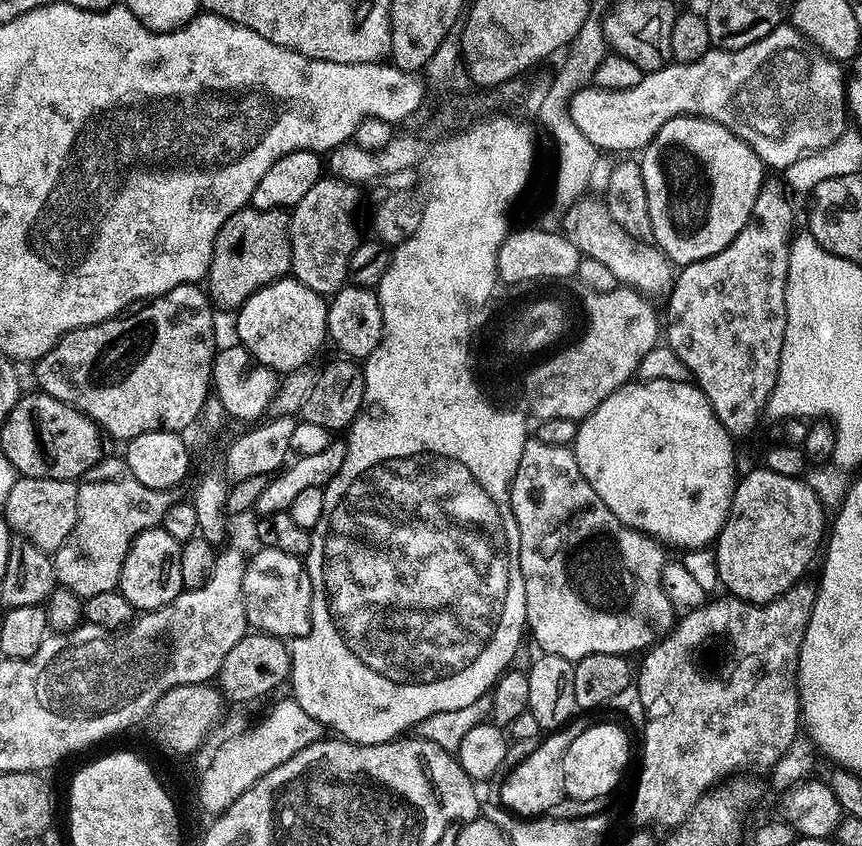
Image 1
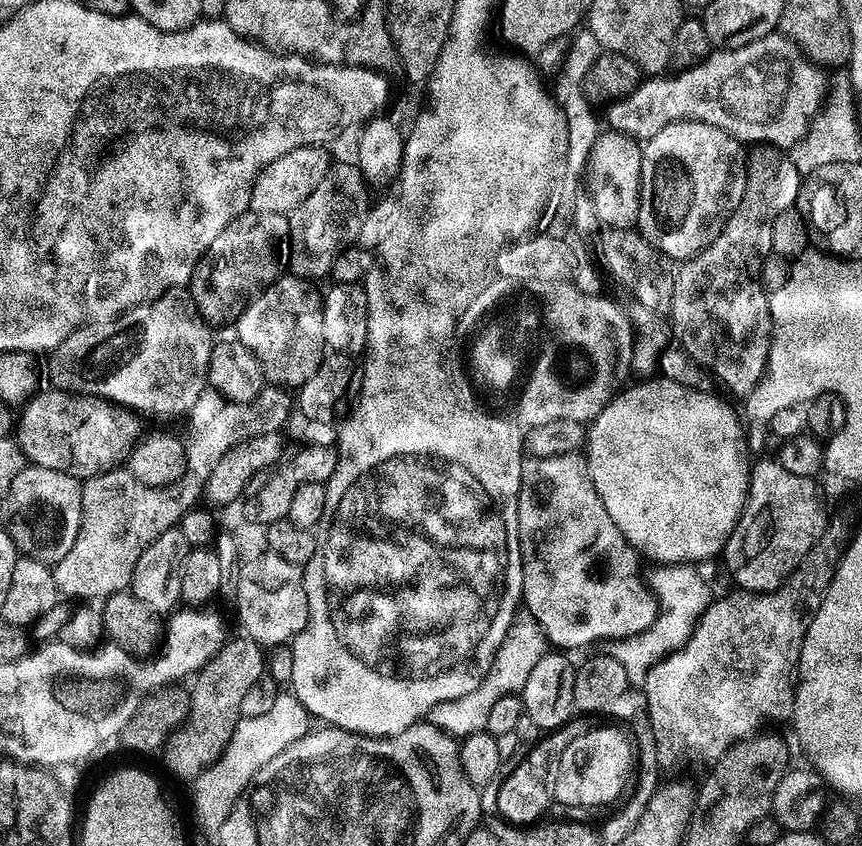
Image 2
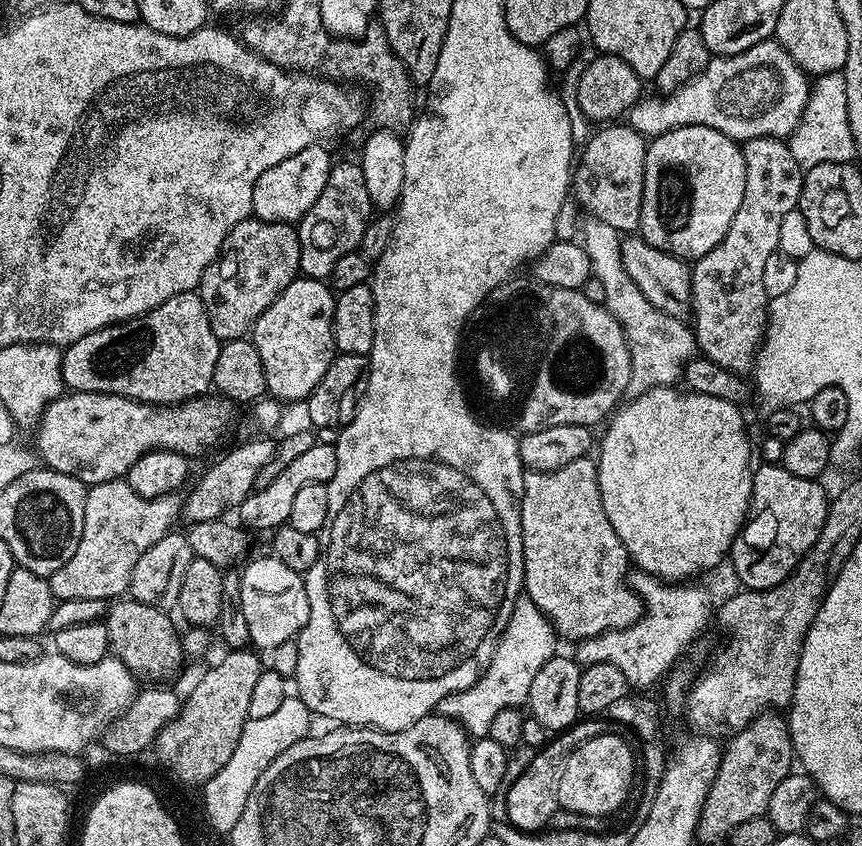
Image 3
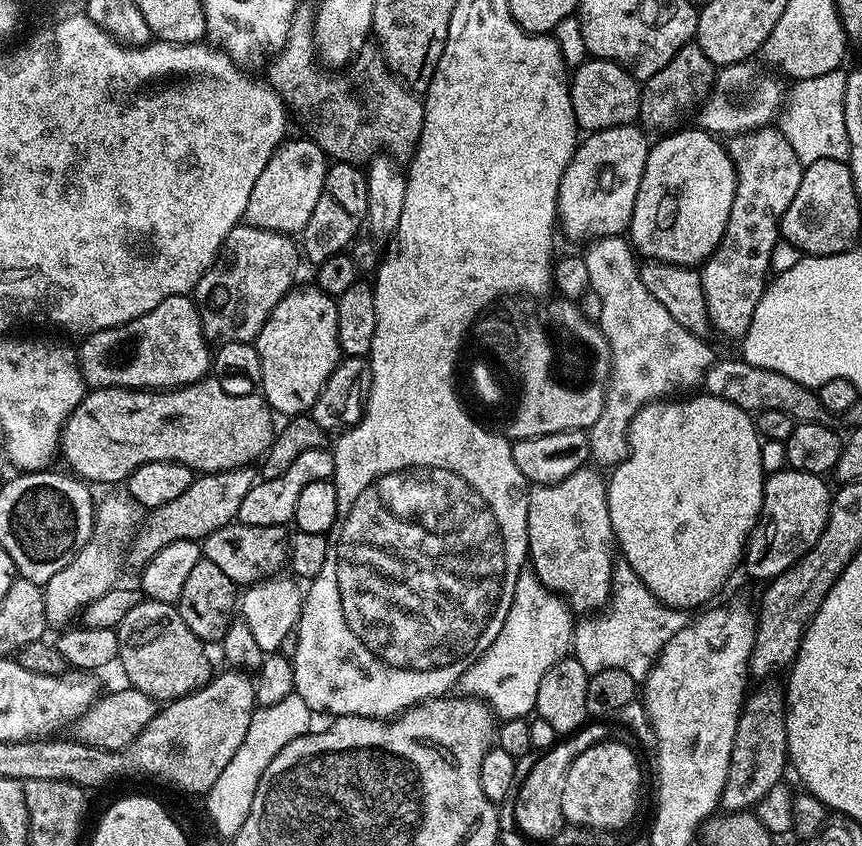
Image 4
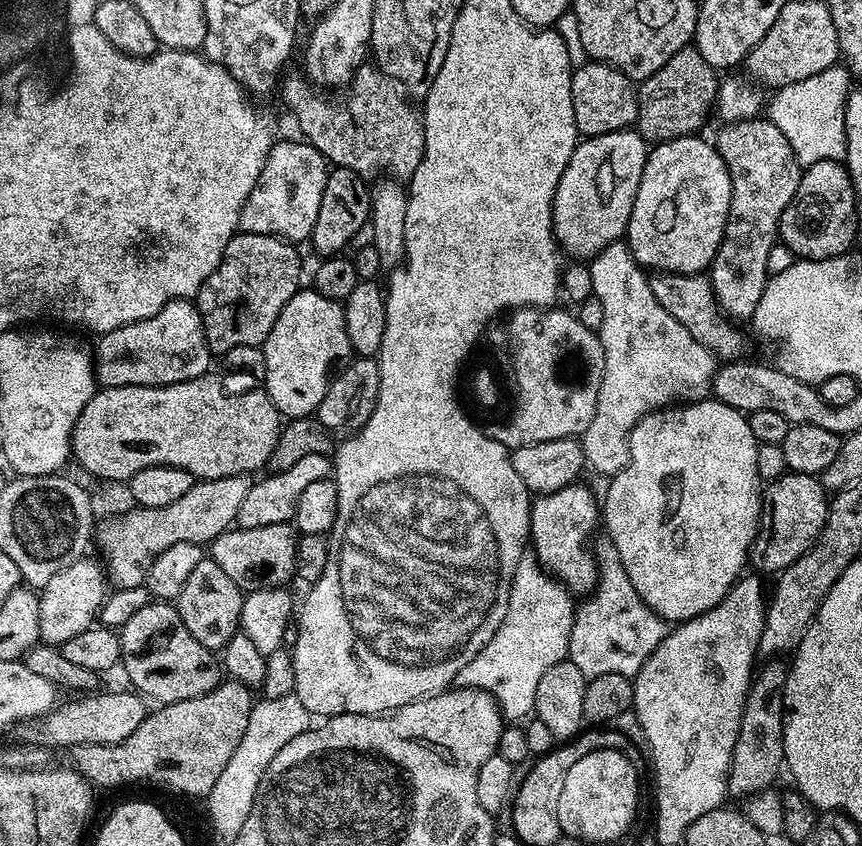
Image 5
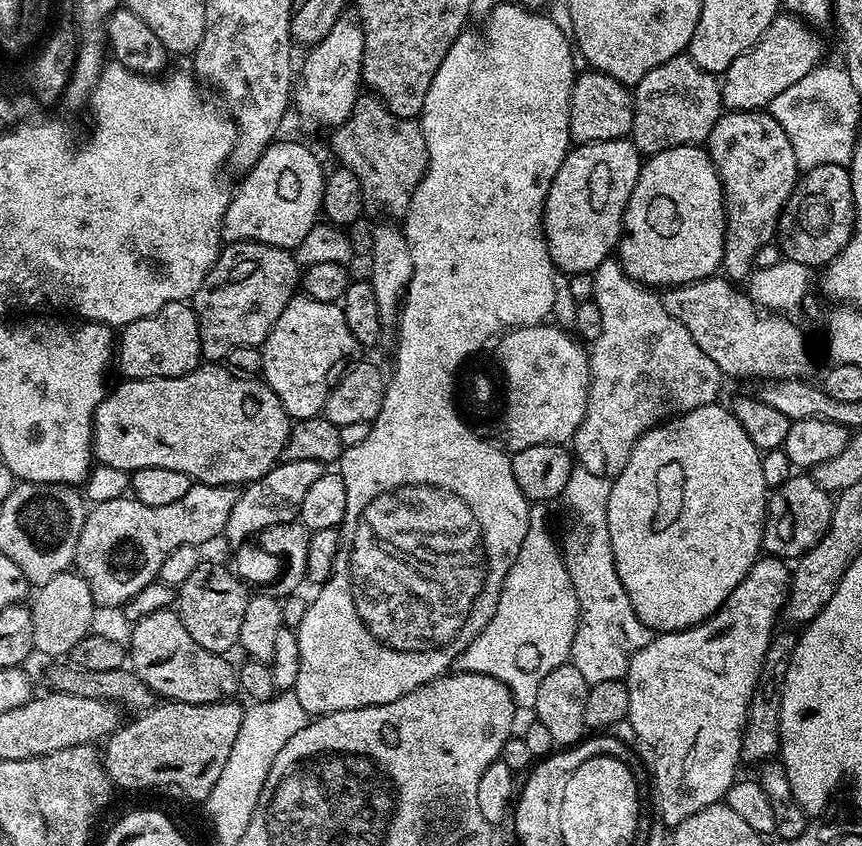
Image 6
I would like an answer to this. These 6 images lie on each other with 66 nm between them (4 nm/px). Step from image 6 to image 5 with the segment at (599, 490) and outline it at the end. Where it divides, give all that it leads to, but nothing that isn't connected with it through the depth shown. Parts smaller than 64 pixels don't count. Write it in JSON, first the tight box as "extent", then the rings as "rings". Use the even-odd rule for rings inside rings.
{"extent":[567,540,670,680],"rings":[[[601,540],[601,544],[597,543],[594,548],[598,583],[585,599],[589,600],[575,609],[567,659],[572,660],[588,680],[598,678],[598,674],[622,674],[634,678],[642,670],[646,658],[650,658],[650,654],[654,654],[654,650],[658,650],[660,643],[666,639],[670,624],[642,602],[611,540]]]}

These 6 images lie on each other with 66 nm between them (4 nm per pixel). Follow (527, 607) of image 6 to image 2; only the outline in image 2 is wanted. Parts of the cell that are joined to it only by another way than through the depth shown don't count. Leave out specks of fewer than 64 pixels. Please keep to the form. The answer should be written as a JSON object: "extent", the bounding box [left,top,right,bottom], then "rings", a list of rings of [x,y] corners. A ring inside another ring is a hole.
{"extent":[426,623,546,738],"rings":[[[513,623],[484,681],[474,690],[470,690],[470,694],[447,700],[431,708],[426,717],[427,723],[453,738],[463,738],[475,732],[482,732],[486,726],[486,718],[490,718],[490,709],[493,708],[494,702],[508,692],[519,693],[526,686],[526,678],[530,678],[530,670],[534,670],[538,658],[544,656],[546,641],[535,623],[520,623]]]}

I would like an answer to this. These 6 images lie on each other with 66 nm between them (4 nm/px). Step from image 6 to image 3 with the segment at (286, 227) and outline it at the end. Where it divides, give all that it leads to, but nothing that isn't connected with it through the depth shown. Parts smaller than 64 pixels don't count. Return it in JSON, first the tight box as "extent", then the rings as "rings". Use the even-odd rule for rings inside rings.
{"extent":[252,142,334,224],"rings":[[[320,142],[311,144],[306,150],[298,150],[298,154],[278,162],[278,166],[270,166],[254,186],[252,216],[279,224],[292,224],[303,218],[310,206],[318,202],[318,194],[322,194],[322,186],[326,186],[326,178],[334,163],[324,147]]]}

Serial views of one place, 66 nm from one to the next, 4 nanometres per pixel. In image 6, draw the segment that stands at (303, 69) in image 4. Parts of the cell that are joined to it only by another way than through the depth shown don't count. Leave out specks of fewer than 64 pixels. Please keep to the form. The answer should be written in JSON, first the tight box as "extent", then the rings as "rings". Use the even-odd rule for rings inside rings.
{"extent":[331,94,428,209],"rings":[[[375,94],[359,97],[346,122],[331,129],[332,152],[339,163],[356,175],[364,195],[365,209],[407,209],[414,190],[428,168],[428,147],[424,131],[415,119],[393,116],[384,101]]]}

